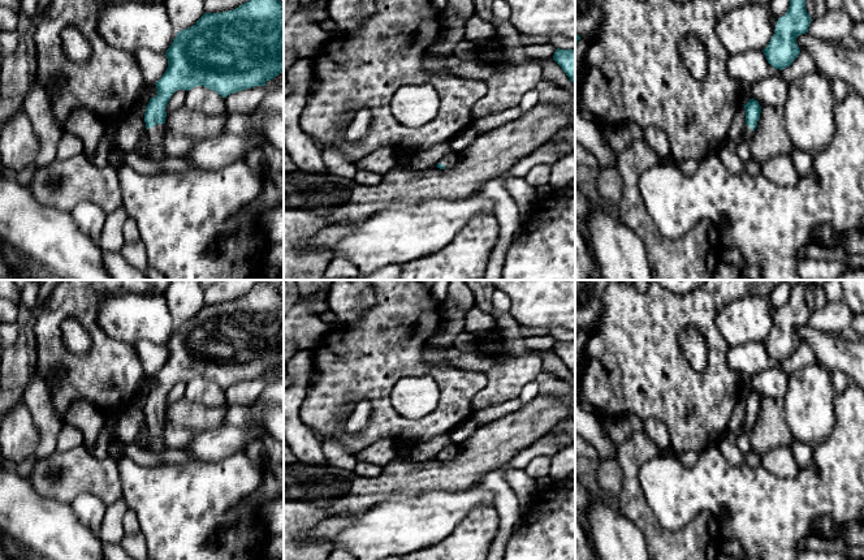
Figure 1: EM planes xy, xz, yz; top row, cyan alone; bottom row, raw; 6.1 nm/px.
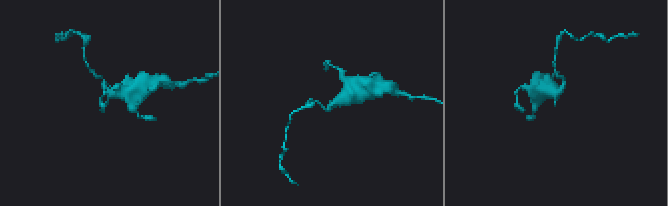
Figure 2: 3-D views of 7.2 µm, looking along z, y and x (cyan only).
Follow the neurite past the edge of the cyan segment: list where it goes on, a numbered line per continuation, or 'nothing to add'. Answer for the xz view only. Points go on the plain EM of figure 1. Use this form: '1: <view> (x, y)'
1: xz (449, 452)

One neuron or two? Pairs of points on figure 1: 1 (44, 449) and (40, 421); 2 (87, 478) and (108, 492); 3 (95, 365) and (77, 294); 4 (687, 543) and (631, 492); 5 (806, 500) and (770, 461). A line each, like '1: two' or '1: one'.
1: one
2: one
3: one
4: one
5: two

